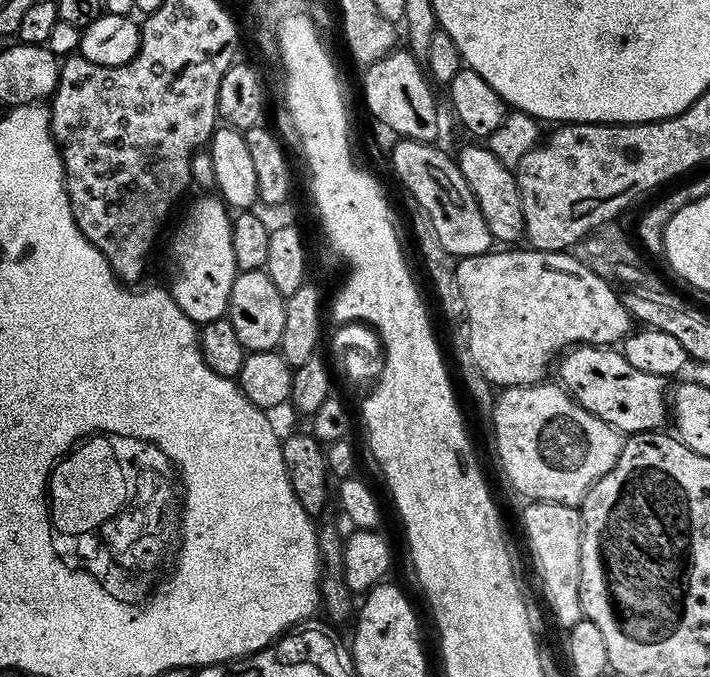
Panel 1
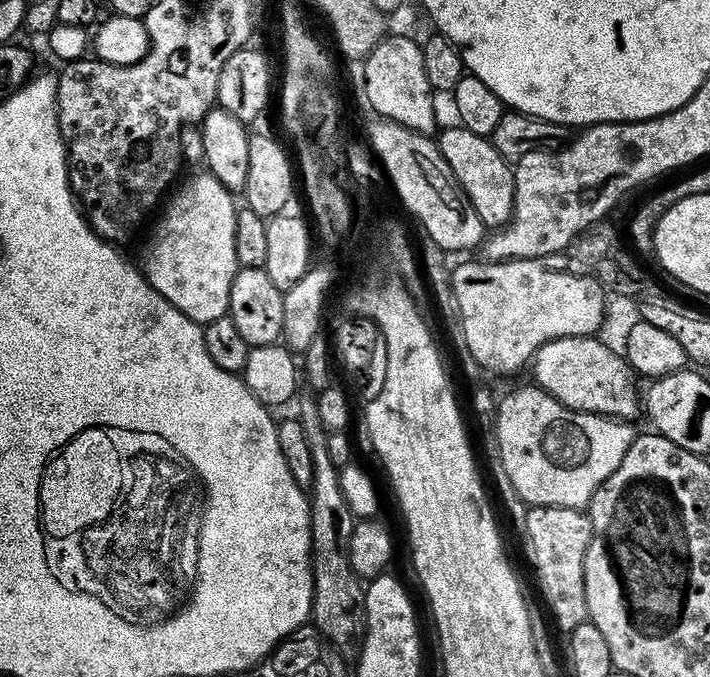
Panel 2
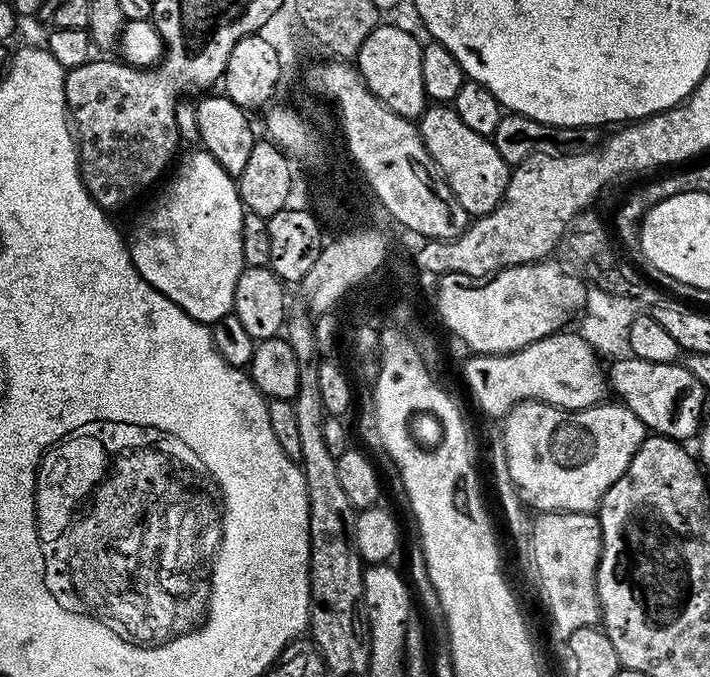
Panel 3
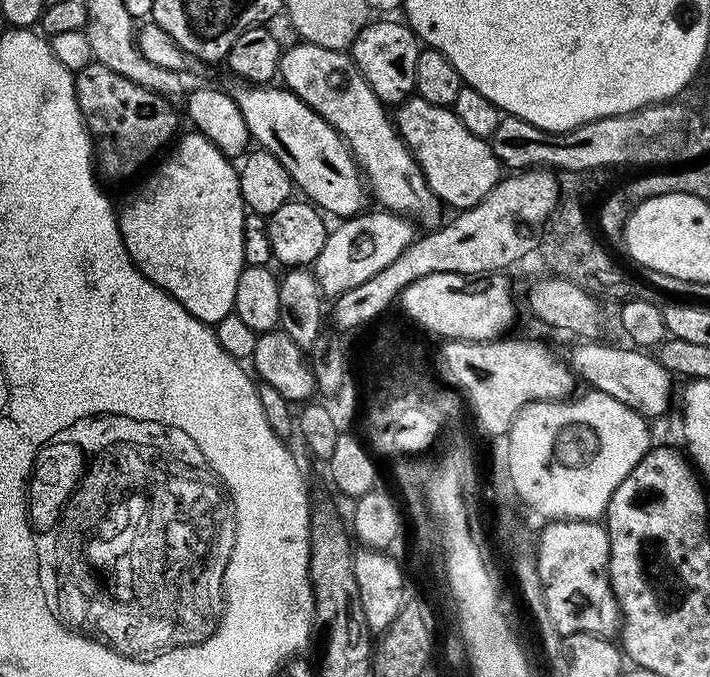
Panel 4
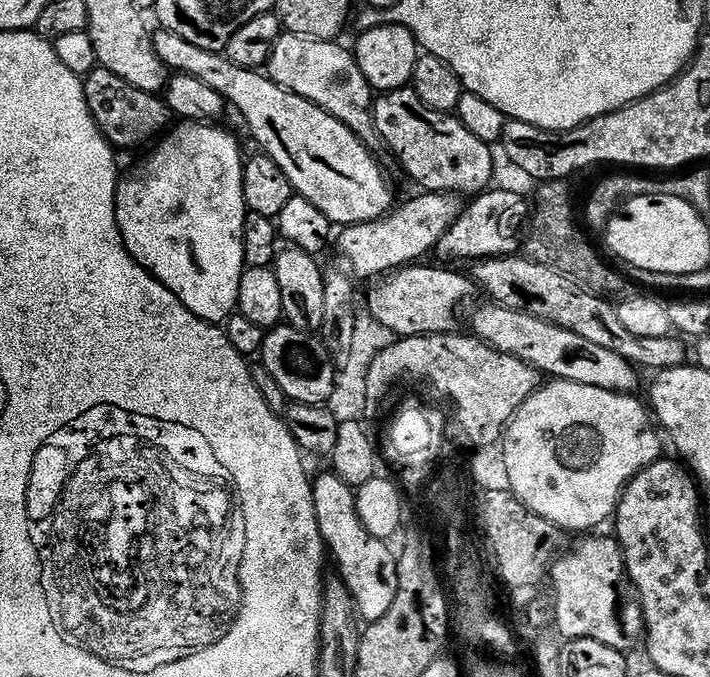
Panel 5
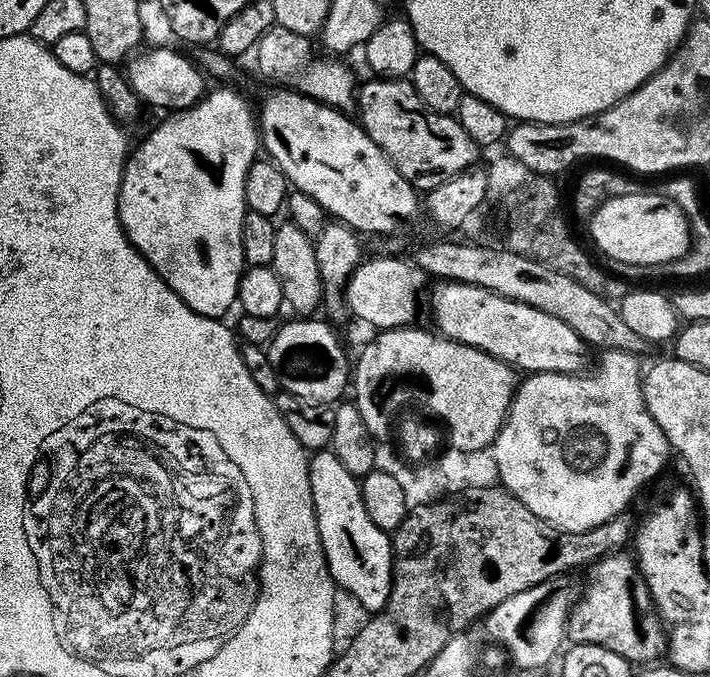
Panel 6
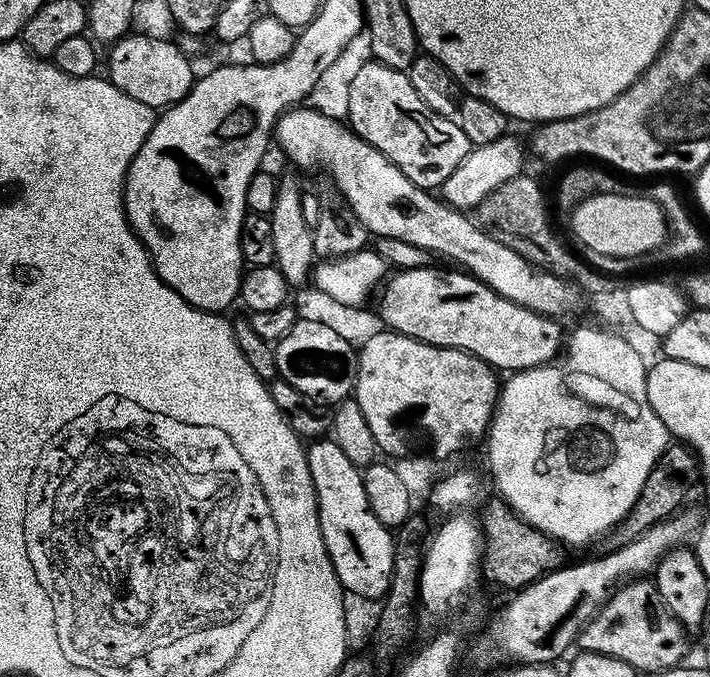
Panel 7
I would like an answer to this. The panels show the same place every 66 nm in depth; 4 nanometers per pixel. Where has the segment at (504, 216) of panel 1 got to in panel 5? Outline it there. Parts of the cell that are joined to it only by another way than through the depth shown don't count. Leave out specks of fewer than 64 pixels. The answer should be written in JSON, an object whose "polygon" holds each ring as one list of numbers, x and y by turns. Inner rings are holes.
{"polygon":[[410,86,381,92,372,101,376,135,400,159,404,172,425,192,479,194,493,183,492,151,482,138,474,138,454,114,430,110]]}

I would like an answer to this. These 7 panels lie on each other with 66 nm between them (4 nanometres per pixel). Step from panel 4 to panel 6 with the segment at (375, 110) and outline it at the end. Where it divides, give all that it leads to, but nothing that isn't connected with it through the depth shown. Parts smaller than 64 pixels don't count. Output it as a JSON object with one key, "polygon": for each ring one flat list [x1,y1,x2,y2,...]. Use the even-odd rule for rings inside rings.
{"polygon":[[273,26,266,30,266,34,262,34,262,38,256,43,256,68,266,79,281,80,284,83,281,85,291,86,295,91,303,92,322,104,341,110,355,109,358,104,358,80,348,73,347,66,340,61,343,59,329,58,324,54,315,56,312,53,312,43,309,37,294,34,294,30]]}

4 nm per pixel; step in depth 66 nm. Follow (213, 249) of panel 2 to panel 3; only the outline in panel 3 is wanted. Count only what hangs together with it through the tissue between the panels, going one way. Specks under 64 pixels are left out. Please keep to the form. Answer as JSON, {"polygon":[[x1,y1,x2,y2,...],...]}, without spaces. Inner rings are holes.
{"polygon":[[189,152,192,153,184,161,181,159,175,165,176,173,174,168,172,181,161,190,160,197,141,214,140,221,132,228,132,237,129,235,126,243,138,274,142,274,142,278,146,278,154,290,170,298,170,302,174,302,199,324,211,326,215,320,232,311,234,290,246,267,242,254,242,218,246,209,233,176,222,170,209,152]]}

